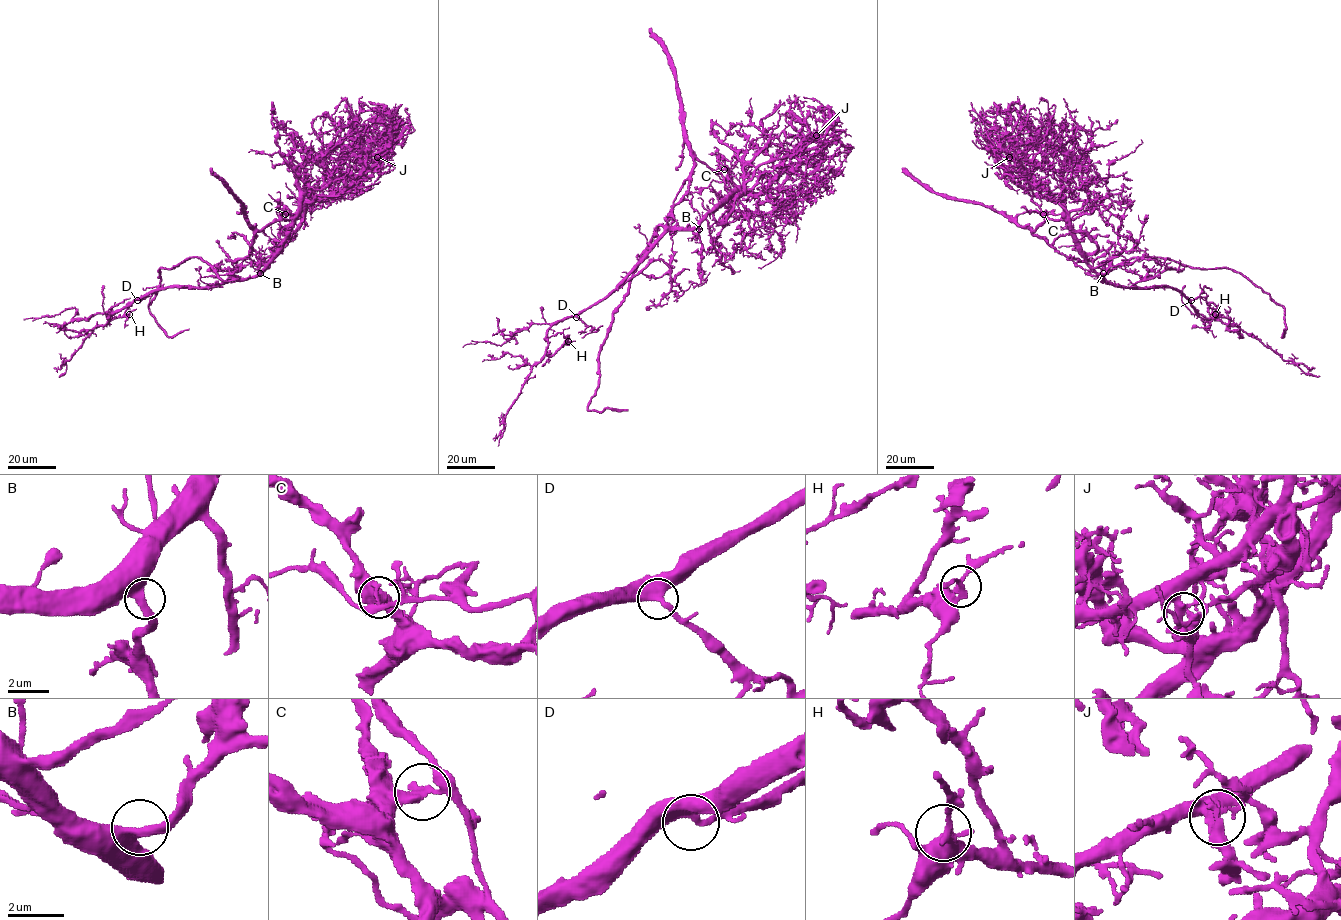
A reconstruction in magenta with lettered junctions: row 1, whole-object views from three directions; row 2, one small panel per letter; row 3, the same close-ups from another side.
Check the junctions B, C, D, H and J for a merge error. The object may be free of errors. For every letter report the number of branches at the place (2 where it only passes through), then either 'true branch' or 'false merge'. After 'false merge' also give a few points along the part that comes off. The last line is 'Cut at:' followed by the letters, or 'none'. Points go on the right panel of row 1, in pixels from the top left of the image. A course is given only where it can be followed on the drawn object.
B: 2 | true branch
C: 2 | false merge | (1043, 213), (1045, 219), (1031, 230), (989, 207), (931, 193), (902, 168)
D: 2 | true branch
H: 2 | true branch
J: 2 | true branch
Cut at: C

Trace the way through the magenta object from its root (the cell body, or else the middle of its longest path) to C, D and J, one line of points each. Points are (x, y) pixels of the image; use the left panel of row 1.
C: (243, 280), (254, 277), (262, 270), (284, 238), (295, 215), (284, 213)
D: (243, 280), (228, 280), (204, 287), (159, 288), (137, 300)
J: (243, 280), (254, 277), (287, 243), (306, 203), (317, 196), (341, 194), (363, 169), (361, 160), (377, 157)

